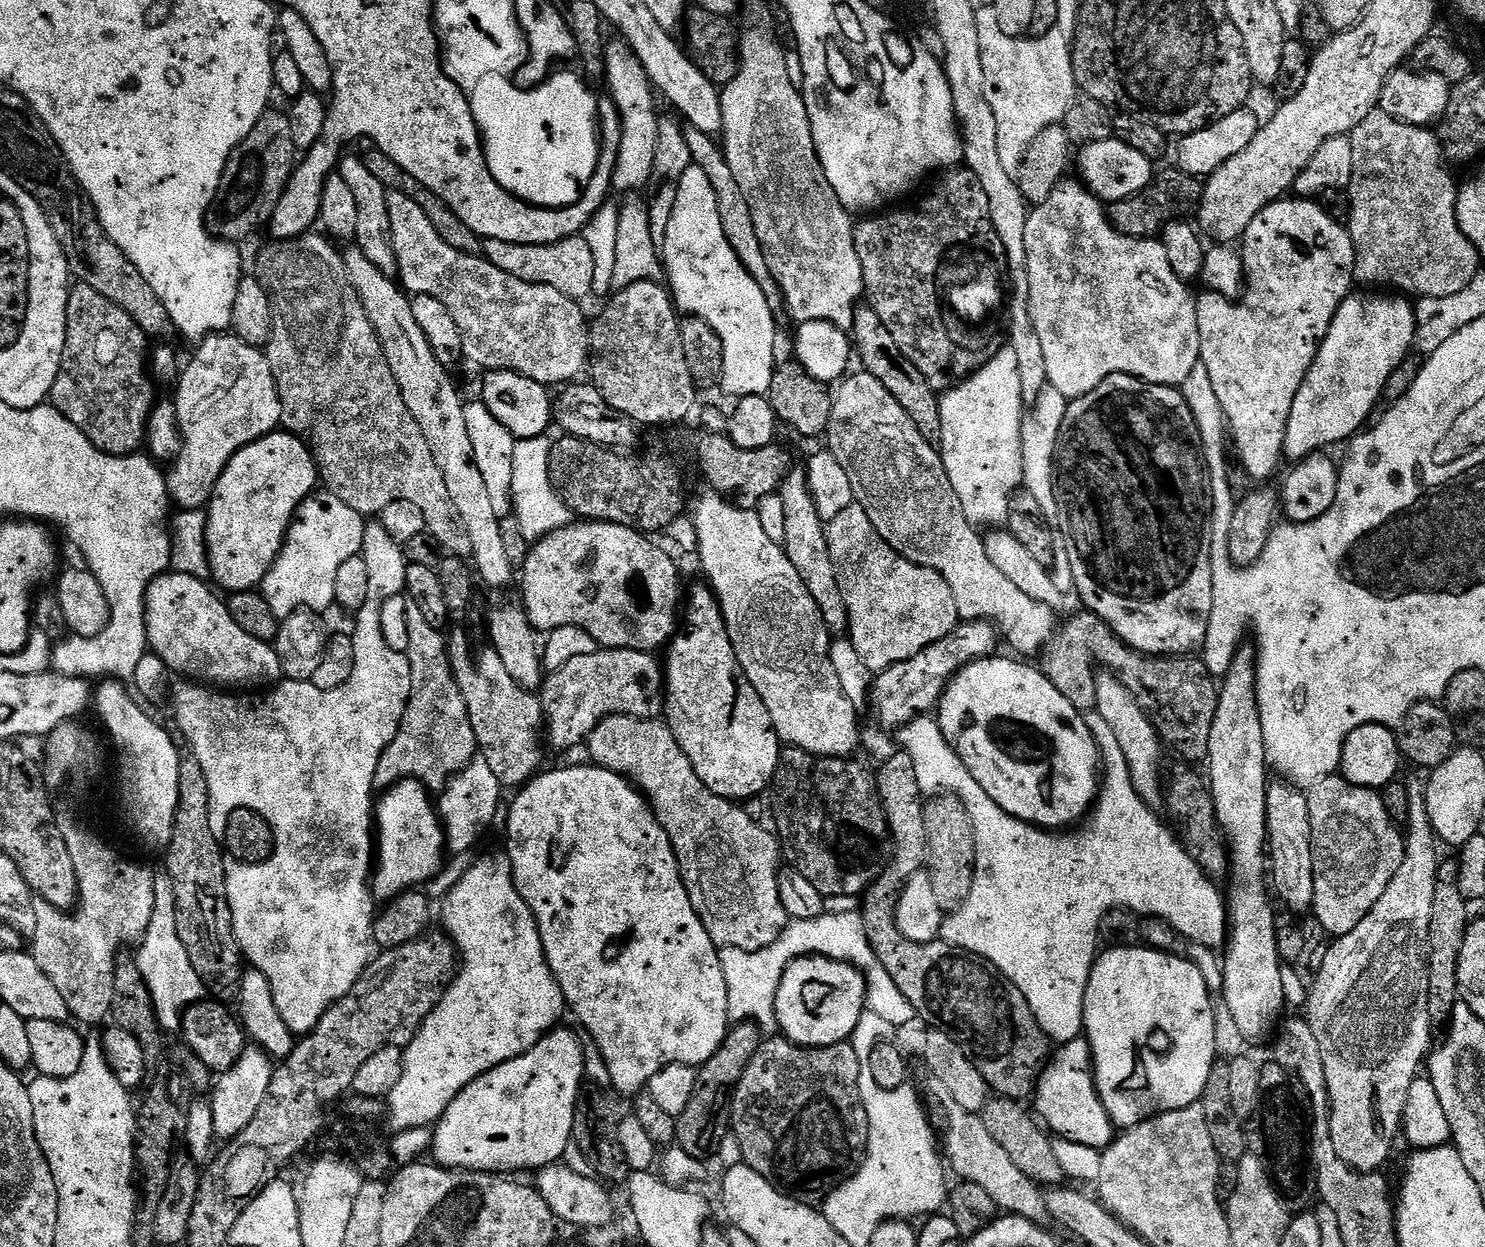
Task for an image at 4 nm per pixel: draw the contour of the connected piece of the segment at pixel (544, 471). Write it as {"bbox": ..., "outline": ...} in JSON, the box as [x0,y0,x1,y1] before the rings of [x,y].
{"bbox":[513,435,574,544],"outline":[[[549,435],[516,441],[513,453],[513,515],[518,518],[522,534],[530,544],[541,540],[554,530],[565,528],[573,521],[574,514],[554,490],[549,478],[549,456],[553,441]]]}

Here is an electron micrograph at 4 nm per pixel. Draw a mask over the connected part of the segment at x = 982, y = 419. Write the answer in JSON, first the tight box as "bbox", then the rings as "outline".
{"bbox":[938,346,1026,526],"outline":[[[1005,346],[973,375],[947,389],[940,396],[942,414],[942,438],[938,445],[940,457],[944,459],[944,469],[962,502],[962,510],[971,524],[983,526],[1004,526],[1012,496],[1024,483],[1024,463],[1022,462],[1022,426],[1026,415],[1026,405],[1022,398],[1022,382],[1018,375],[1018,357],[1010,346]]]}

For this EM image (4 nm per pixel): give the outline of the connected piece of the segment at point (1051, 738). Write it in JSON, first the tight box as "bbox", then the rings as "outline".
{"bbox":[938,654,1102,830],"outline":[[[993,654],[985,659],[967,664],[962,671],[957,672],[949,680],[944,691],[944,697],[941,698],[938,705],[940,729],[946,738],[946,742],[958,754],[958,758],[962,758],[966,770],[970,770],[970,774],[974,774],[974,782],[978,782],[978,786],[982,786],[982,790],[986,790],[986,794],[990,794],[990,798],[994,798],[994,802],[998,802],[998,806],[1002,806],[1002,810],[1006,810],[1006,814],[1010,814],[1019,820],[1025,820],[1028,824],[1034,824],[1037,828],[1068,830],[1079,825],[1095,805],[1097,795],[1102,787],[1101,781],[1098,779],[1102,772],[1100,751],[1081,712],[1073,704],[1066,702],[1066,698],[1062,698],[1062,694],[1058,694],[1056,687],[1047,680],[1039,667],[1032,665],[1031,668],[1028,665],[1031,663],[1016,660],[1003,660],[1000,654]]]}

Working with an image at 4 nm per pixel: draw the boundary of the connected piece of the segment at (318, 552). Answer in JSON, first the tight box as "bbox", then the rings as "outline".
{"bbox":[262,490,365,621],"outline":[[[317,490],[301,502],[296,515],[292,518],[288,534],[284,537],[282,550],[262,585],[262,594],[266,598],[266,602],[270,602],[270,610],[274,610],[274,614],[280,621],[300,608],[308,608],[312,612],[324,614],[327,613],[328,607],[336,604],[334,582],[338,569],[349,558],[361,555],[365,527],[365,517],[360,516],[358,510],[350,510],[350,506],[346,506],[346,502],[342,502],[342,498],[334,498],[334,494],[330,494],[327,490]]]}

